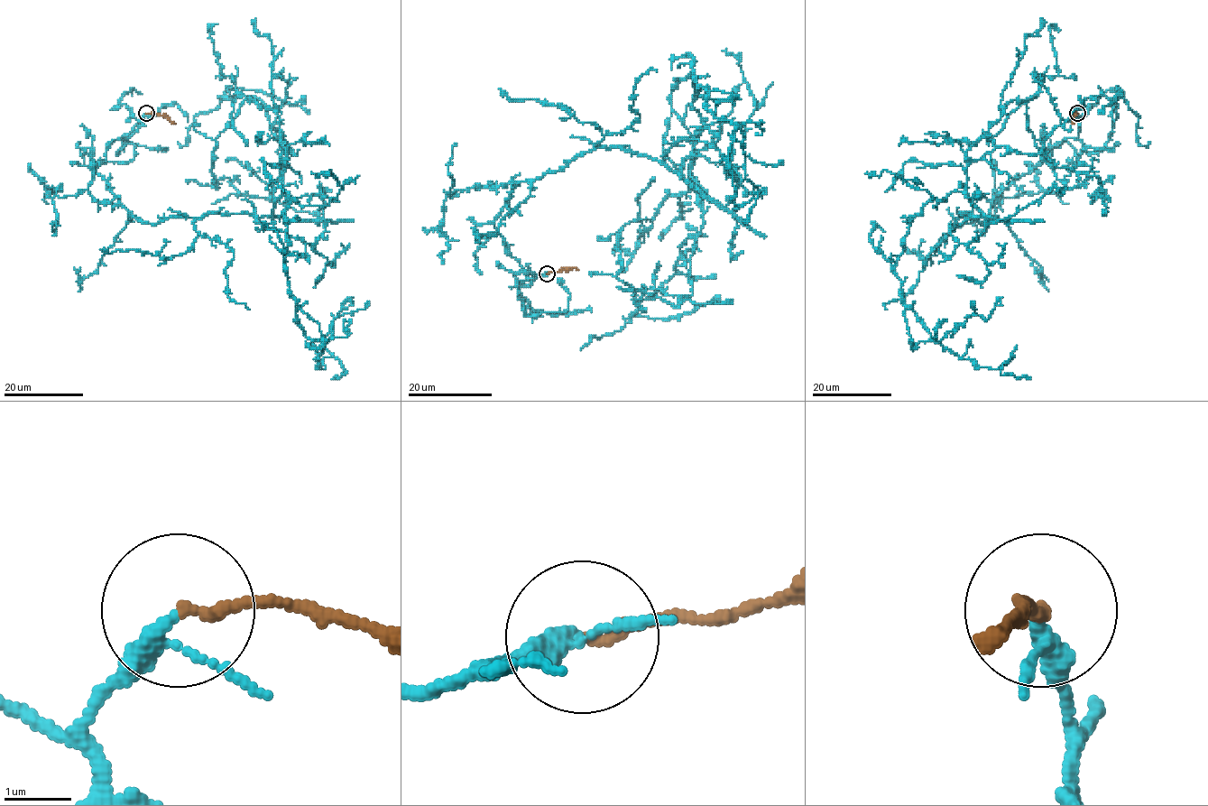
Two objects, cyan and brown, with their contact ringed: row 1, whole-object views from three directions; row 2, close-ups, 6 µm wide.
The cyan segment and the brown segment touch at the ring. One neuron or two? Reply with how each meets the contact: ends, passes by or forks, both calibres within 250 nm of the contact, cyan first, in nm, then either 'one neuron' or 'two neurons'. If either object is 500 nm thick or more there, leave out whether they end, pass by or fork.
cyan passes by; brown ends; calibres 200 and 170 nm; one neuron

